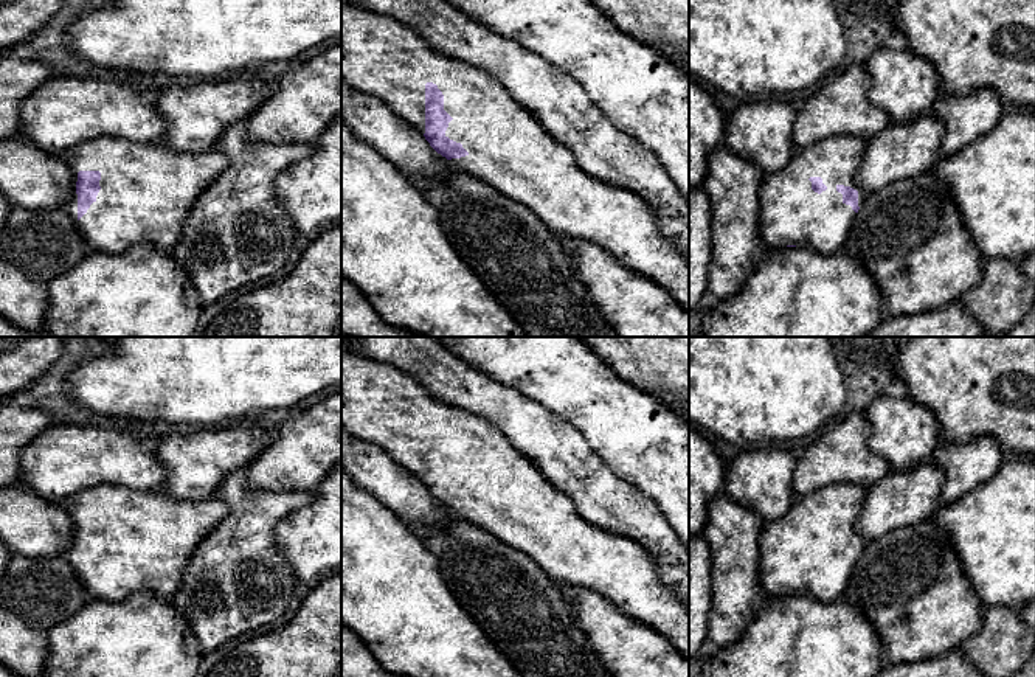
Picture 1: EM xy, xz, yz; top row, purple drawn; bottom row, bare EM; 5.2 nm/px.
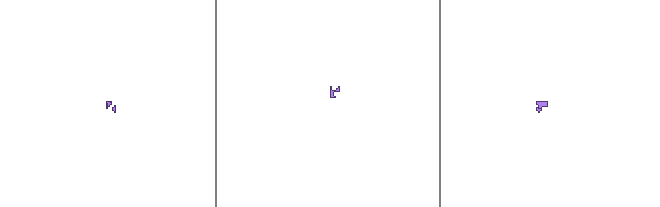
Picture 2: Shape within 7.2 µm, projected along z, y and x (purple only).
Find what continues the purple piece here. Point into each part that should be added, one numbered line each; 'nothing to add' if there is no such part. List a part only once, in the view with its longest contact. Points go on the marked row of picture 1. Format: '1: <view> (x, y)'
1: xz (508, 149)

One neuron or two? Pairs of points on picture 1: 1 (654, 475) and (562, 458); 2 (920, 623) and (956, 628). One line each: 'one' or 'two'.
1: two
2: one

